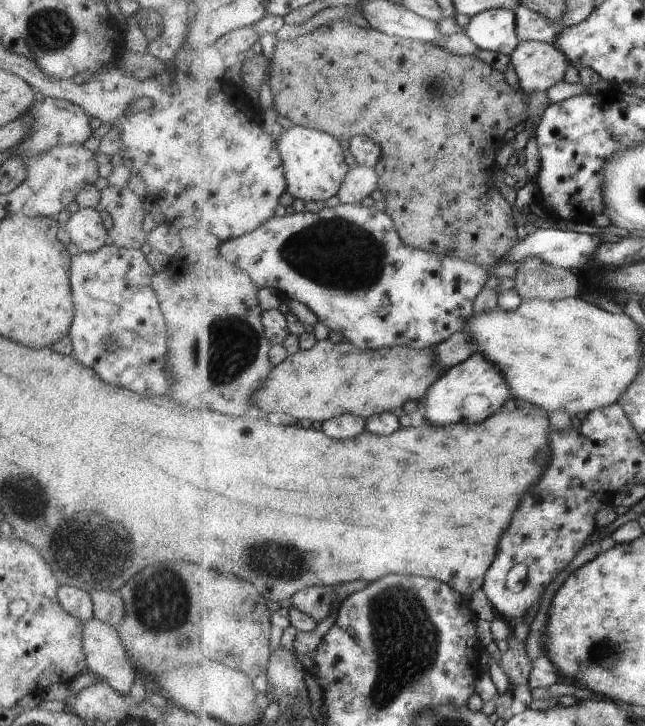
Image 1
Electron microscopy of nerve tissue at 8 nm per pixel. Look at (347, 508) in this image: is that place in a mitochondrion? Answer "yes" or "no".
no

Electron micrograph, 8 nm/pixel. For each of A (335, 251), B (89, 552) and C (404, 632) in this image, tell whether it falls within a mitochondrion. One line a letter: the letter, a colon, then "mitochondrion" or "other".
A: mitochondrion
B: mitochondrion
C: mitochondrion

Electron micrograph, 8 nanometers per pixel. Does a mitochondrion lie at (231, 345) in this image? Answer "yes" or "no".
yes

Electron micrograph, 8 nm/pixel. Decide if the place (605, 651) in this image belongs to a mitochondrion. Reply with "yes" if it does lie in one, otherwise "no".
yes

